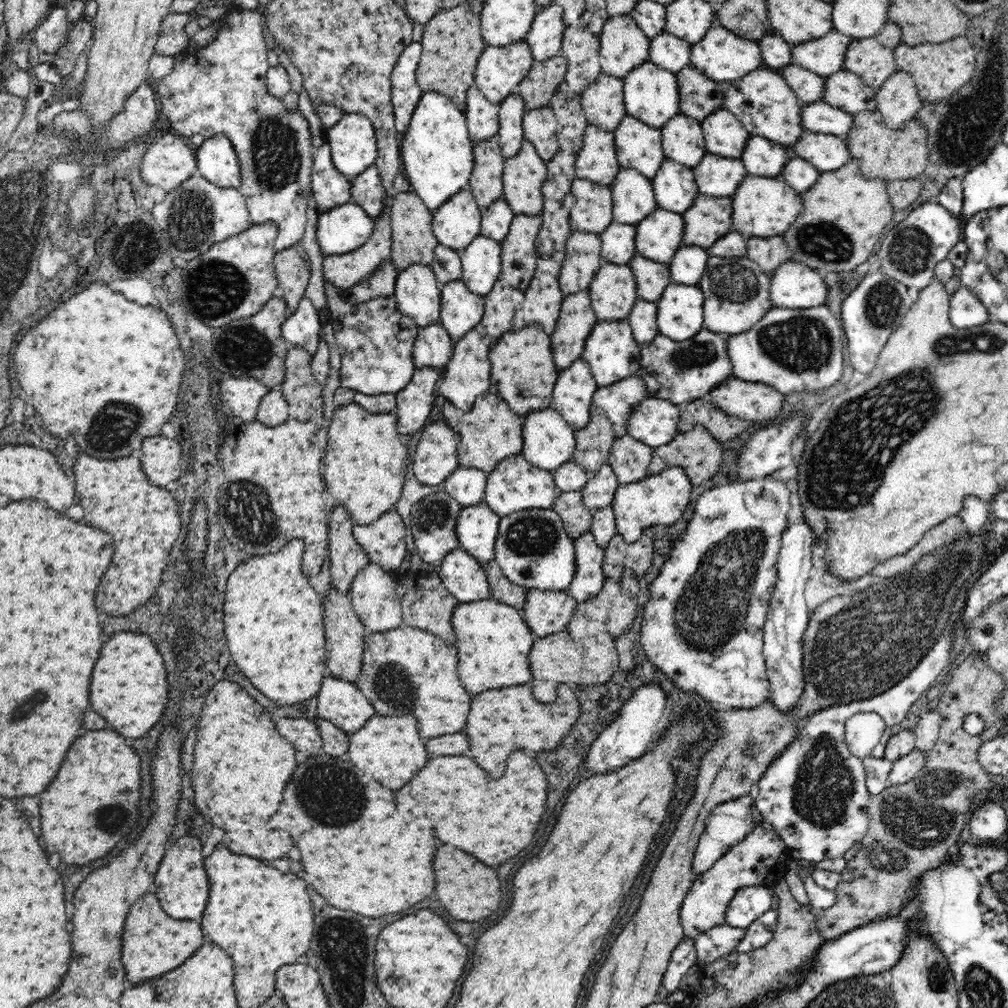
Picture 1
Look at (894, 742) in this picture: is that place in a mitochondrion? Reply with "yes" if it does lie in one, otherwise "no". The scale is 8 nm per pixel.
no

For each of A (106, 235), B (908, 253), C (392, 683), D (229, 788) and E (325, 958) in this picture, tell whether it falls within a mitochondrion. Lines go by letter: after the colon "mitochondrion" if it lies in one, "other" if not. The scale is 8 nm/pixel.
A: other
B: mitochondrion
C: mitochondrion
D: other
E: mitochondrion

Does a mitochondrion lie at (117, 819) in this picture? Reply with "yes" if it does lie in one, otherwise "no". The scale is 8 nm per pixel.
yes

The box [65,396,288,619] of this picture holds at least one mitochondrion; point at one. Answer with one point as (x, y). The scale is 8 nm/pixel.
(248, 509)

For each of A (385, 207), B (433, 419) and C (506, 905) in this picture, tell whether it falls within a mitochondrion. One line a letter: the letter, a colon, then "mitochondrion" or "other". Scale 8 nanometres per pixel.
A: other
B: other
C: other

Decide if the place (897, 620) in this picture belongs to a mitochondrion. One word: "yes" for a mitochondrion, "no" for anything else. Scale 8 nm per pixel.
yes

